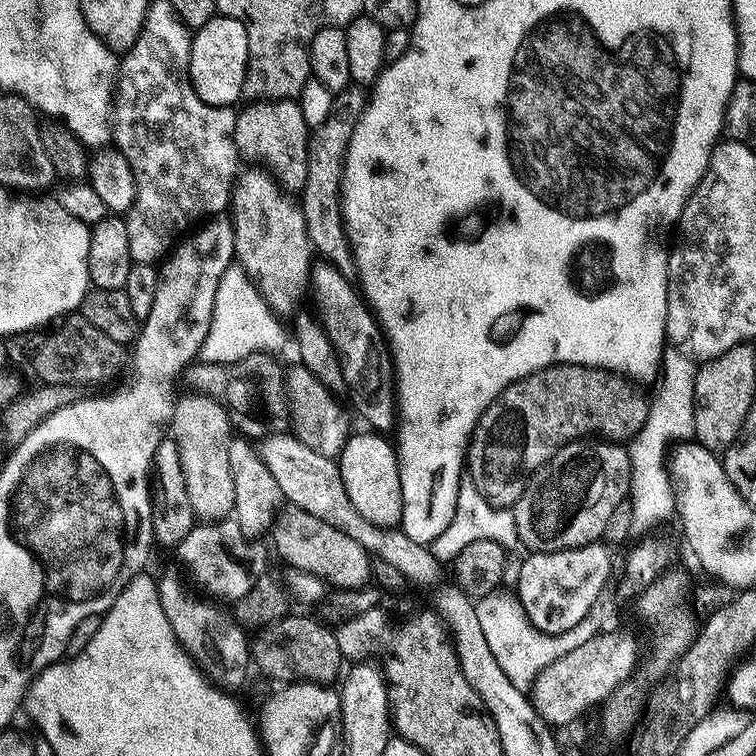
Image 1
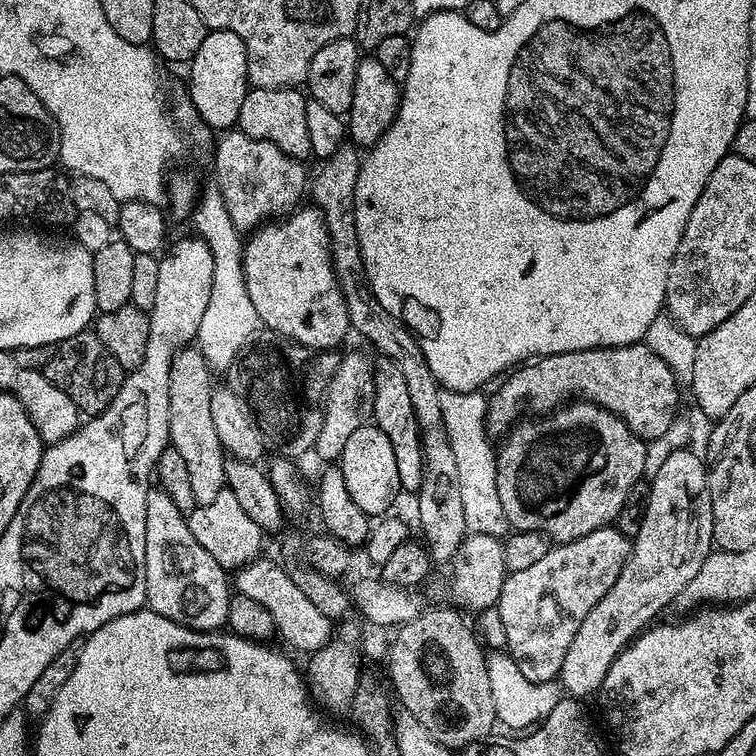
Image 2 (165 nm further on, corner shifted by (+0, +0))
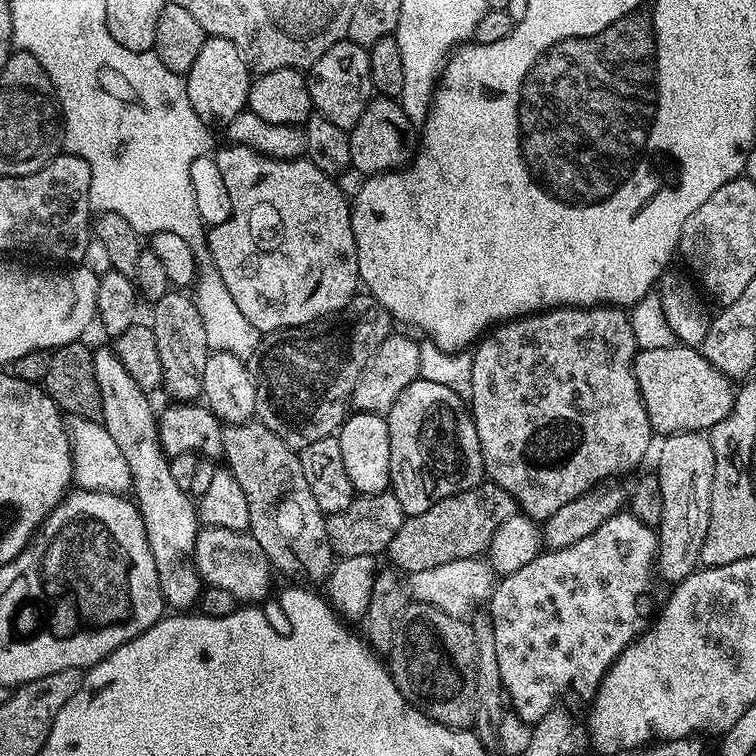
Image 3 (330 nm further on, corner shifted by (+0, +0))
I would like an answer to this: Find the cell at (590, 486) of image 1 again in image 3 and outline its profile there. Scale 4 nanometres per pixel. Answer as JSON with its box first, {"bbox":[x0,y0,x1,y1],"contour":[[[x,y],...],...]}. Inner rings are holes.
{"bbox":[470,306,654,522],"contour":[[[597,306],[595,308],[549,308],[543,312],[533,312],[531,316],[518,316],[515,320],[506,320],[497,324],[475,345],[471,353],[473,362],[473,392],[470,399],[470,411],[476,421],[478,442],[482,446],[482,462],[487,479],[502,486],[506,494],[516,500],[516,507],[523,515],[532,517],[537,522],[549,520],[566,502],[574,502],[597,484],[624,478],[644,460],[644,455],[652,448],[654,433],[642,394],[638,390],[636,375],[632,363],[636,361],[636,339],[632,329],[632,317],[620,306]]]}

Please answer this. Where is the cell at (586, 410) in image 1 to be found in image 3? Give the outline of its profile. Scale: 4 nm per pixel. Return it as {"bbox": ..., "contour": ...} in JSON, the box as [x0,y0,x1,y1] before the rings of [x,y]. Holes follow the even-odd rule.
{"bbox":[632,342,737,437],"contour":[[[677,342],[662,350],[637,351],[632,369],[652,431],[661,437],[675,432],[710,430],[730,414],[736,402],[737,389],[732,388],[733,381],[718,371],[696,346]]]}

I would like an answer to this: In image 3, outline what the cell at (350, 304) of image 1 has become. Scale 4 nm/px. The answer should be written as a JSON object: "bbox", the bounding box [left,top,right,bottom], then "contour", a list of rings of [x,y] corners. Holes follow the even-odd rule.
{"bbox":[386,379,485,517],"contour":[[[423,379],[406,386],[386,419],[390,434],[390,491],[402,502],[405,517],[422,514],[446,498],[477,488],[485,479],[476,421],[466,400],[449,387]]]}

